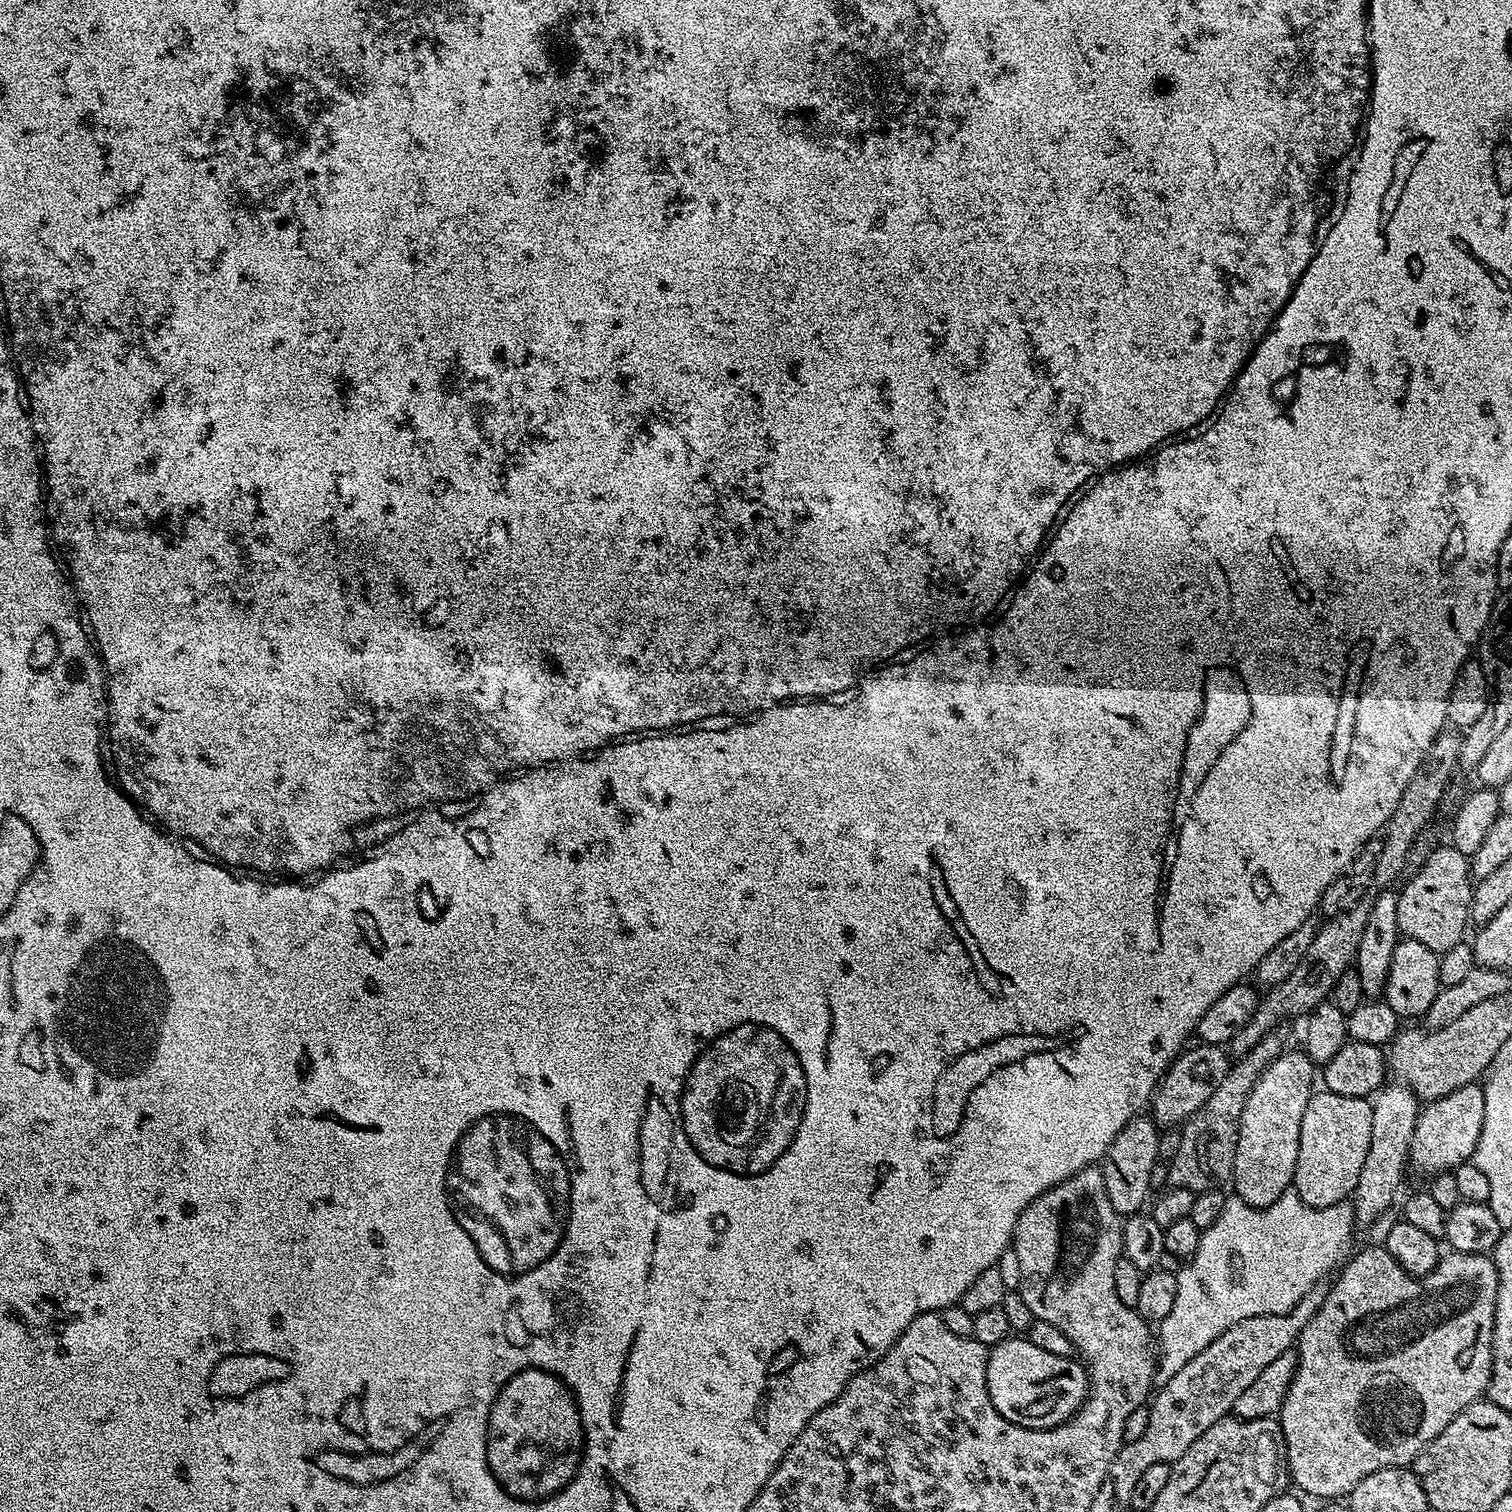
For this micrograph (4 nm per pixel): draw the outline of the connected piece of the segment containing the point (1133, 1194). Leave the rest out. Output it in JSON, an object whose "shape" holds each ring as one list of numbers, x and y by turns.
{"shape":[[1138,1114,1110,1142,1107,1152,1102,1157,1102,1171,1106,1182,1106,1198,1110,1198,1110,1206,1122,1218,1135,1216,1140,1208,1149,1203,1150,1193,1150,1168,1158,1161,1158,1142,1161,1129,1155,1120,1147,1115]]}

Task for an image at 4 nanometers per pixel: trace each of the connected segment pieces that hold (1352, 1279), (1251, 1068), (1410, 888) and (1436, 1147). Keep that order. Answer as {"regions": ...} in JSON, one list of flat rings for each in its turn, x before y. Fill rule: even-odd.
{"regions":[[[1383,1246,1372,1247,1376,1248,1362,1249,1352,1261,1349,1259,1339,1269,1340,1277,1333,1282,1332,1289,1329,1287,1325,1291,1322,1306,1318,1306,1314,1318,1310,1318,1310,1322,1306,1322,1306,1326,1301,1330,1300,1338,1294,1345,1296,1373,1278,1413,1278,1421,1284,1435,1284,1451,1291,1483,1297,1484,1301,1488,1299,1491,1305,1497,1321,1496,1321,1501,1324,1502,1347,1497,1348,1493,1354,1490,1354,1486,1362,1482,1362,1478,1370,1478,1370,1474,1378,1470,1409,1467,1418,1453,1427,1444,1434,1442,1434,1438,1438,1438,1438,1434,1442,1434,1442,1430,1446,1430,1450,1422,1454,1422,1458,1413,1466,1410,1466,1406,1470,1406,1487,1393,1492,1373,1492,1335,1494,1334,1494,1310,1498,1298,1498,1270,1495,1259,1488,1254,1479,1256,1449,1251,1441,1255,1434,1271,1418,1277,1411,1276,1409,1272,1402,1270,1402,1266,1398,1266,1398,1262,1390,1258,1390,1254]],[[1277,1030,1266,1034,1254,1050,1235,1057,1234,1063,1229,1067,1226,1078,1202,1102,1202,1106,1188,1120,1185,1120,1179,1129,1180,1141,1178,1154,1167,1161,1169,1166,1168,1184,1173,1188,1185,1188,1191,1192,1210,1192,1223,1189,1231,1181,1234,1154,1238,1146,1238,1126,1242,1118,1242,1106,1246,1106,1246,1098,1250,1098,1250,1090,1254,1082,1266,1070,1266,1066,1280,1053,1285,1051,1288,1036,1284,1030]],[[1451,846,1436,848,1428,861,1413,874,1404,889,1399,889,1397,918,1399,935,1430,946,1437,954,1458,946,1465,939,1464,931,1470,928,1474,877,1470,858,1462,850]],[[1479,1083,1467,1084,1454,1090,1454,1094,1446,1094,1425,1103,1416,1120,1412,1144,1408,1150,1411,1167,1416,1167,1420,1172,1437,1174,1455,1170,1458,1165,1471,1161,1482,1134,1485,1110,1484,1090]]]}

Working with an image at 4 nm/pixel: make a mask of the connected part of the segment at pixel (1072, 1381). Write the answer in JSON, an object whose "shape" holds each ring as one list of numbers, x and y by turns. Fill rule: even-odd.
{"shape":[[1009,1338,989,1351,986,1386,994,1410,1023,1428,1056,1428,1066,1423,1080,1411,1090,1391,1085,1365,1079,1359,1038,1350,1026,1338]]}

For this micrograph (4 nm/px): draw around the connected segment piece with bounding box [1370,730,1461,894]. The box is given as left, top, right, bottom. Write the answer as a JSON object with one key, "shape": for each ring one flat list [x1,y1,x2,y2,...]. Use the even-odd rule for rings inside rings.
{"shape":[[1445,730,1440,732,1438,738,1430,746,1430,750,1424,755,1419,764,1418,770,1414,772,1414,776,1410,778,1409,785,1406,786,1402,792,1402,798,1399,799,1398,806,1395,807,1394,814,1388,820,1384,827,1382,837,1384,836,1384,842,1381,841,1379,847,1378,858,1376,862,1376,868,1374,868,1374,874,1370,885,1373,893,1380,893,1386,889,1391,889,1395,884,1394,882,1399,878,1406,866,1406,860,1410,850,1414,846,1414,842,1421,834,1422,830,1429,824,1433,818,1436,808,1448,786,1448,782,1454,772,1456,772,1457,766,1460,761,1461,752,1461,735,1459,733]]}

